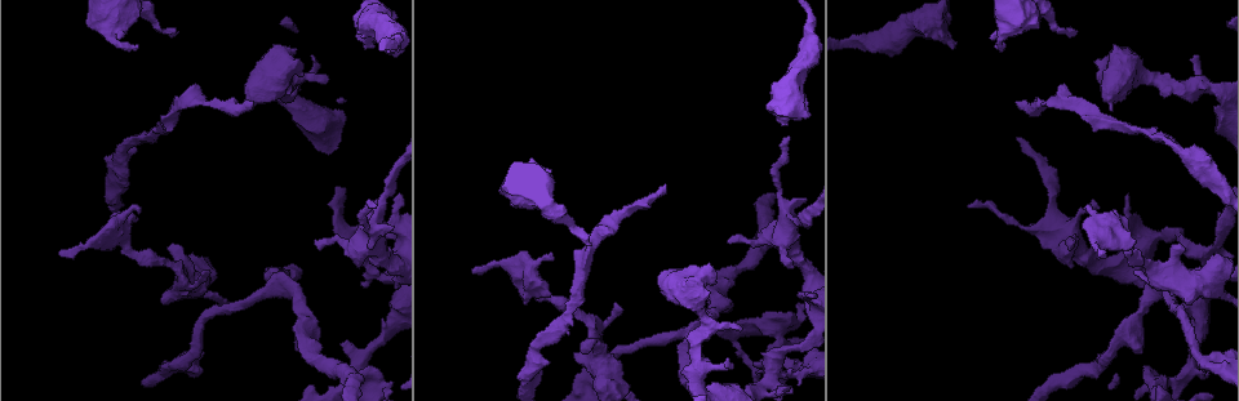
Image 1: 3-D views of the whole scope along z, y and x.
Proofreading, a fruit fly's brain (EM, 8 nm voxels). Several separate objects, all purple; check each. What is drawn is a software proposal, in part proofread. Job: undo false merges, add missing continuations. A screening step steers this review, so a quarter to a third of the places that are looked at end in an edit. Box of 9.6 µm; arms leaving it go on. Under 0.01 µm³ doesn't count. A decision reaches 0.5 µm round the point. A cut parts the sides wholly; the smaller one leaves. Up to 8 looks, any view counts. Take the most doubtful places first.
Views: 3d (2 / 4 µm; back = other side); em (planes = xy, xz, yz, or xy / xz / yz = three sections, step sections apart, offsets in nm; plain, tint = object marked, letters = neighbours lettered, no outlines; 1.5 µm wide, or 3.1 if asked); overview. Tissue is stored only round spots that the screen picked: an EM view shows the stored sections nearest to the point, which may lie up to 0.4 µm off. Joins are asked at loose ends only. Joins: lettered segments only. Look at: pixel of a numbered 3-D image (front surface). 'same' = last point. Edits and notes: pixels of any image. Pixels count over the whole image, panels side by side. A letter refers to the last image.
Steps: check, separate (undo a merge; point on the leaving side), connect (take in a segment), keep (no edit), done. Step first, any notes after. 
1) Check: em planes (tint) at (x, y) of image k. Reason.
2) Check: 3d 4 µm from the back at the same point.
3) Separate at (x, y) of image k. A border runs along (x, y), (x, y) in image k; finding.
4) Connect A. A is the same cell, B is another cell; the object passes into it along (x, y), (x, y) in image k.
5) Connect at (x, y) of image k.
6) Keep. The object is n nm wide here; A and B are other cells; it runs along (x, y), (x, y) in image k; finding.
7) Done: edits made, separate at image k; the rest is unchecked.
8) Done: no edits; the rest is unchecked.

Check: em planes (letters) at (251, 103) of image 1. Long arm stops here.

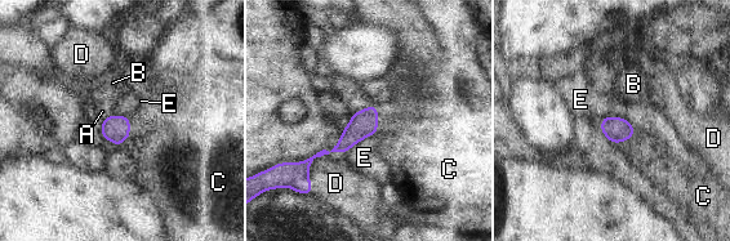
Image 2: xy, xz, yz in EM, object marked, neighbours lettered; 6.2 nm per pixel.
Keep. The longest contact is with D, 320 nm; A, B, C, D and E are other cells; no lettered segment goes on from it.

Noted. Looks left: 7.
Check: 3d 4 µm at (776, 119) of image 1. Branch stops here.

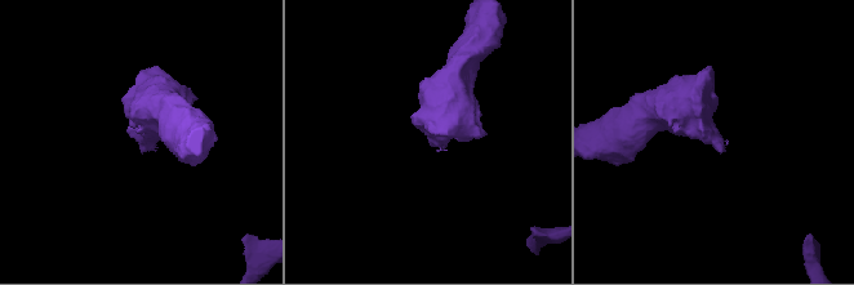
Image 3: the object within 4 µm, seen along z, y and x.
Check: em planes (tint) at (721, 152) of image 3.

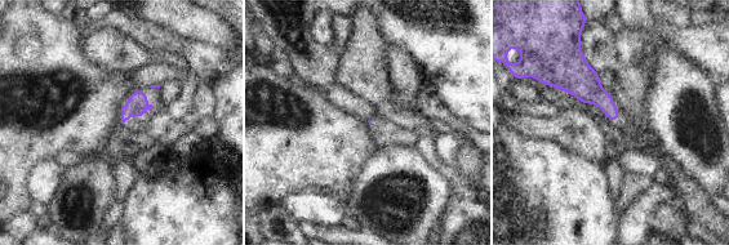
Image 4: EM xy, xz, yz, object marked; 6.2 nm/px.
Check: em planes (letters) at the same point. See the neighbours.

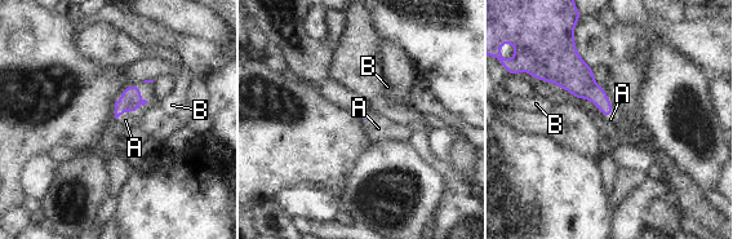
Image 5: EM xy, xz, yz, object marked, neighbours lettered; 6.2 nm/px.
Connect A. A is the same cell, B is another cell; the object passes into it along (130, 98), (120, 114), (125, 120) in image 5; it goes on there.

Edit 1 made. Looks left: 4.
Check: overview.

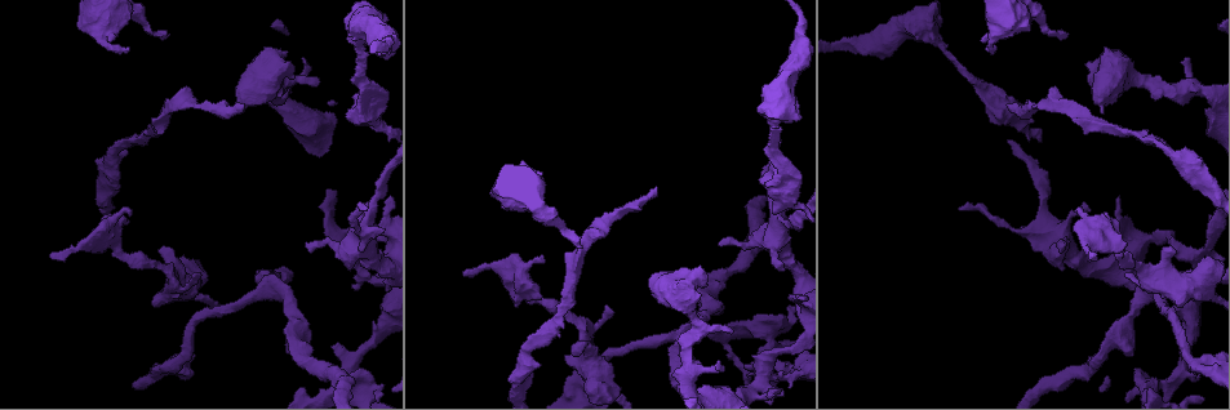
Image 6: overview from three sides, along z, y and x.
Check: 3d 2 µm at (353, 388) of image 6. Abrupt turn.

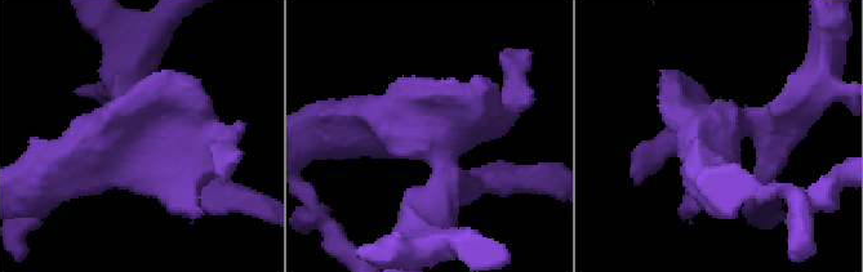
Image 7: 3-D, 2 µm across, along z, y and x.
Check: em xz step 8 (tint) at (437, 145) of image 7. Shape alone is not enough.

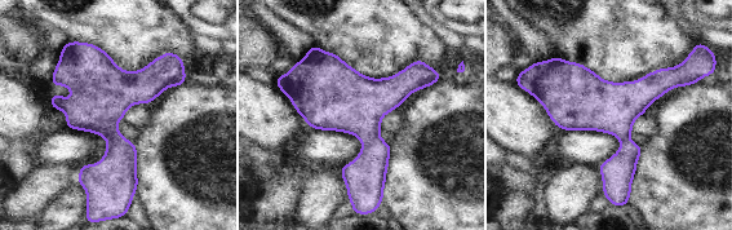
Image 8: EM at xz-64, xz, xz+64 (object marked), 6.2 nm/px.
Check: em planes (letters) at the same point.

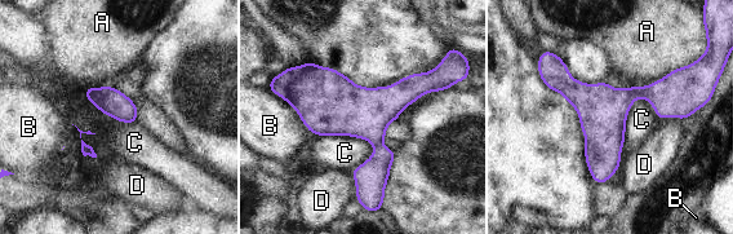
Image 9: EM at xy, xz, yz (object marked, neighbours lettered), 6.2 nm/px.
Keep. A, B, C and D are other cells; all the same neuron.

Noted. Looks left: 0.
Done: edits made, connect at image 5; the rest is unchecked.

